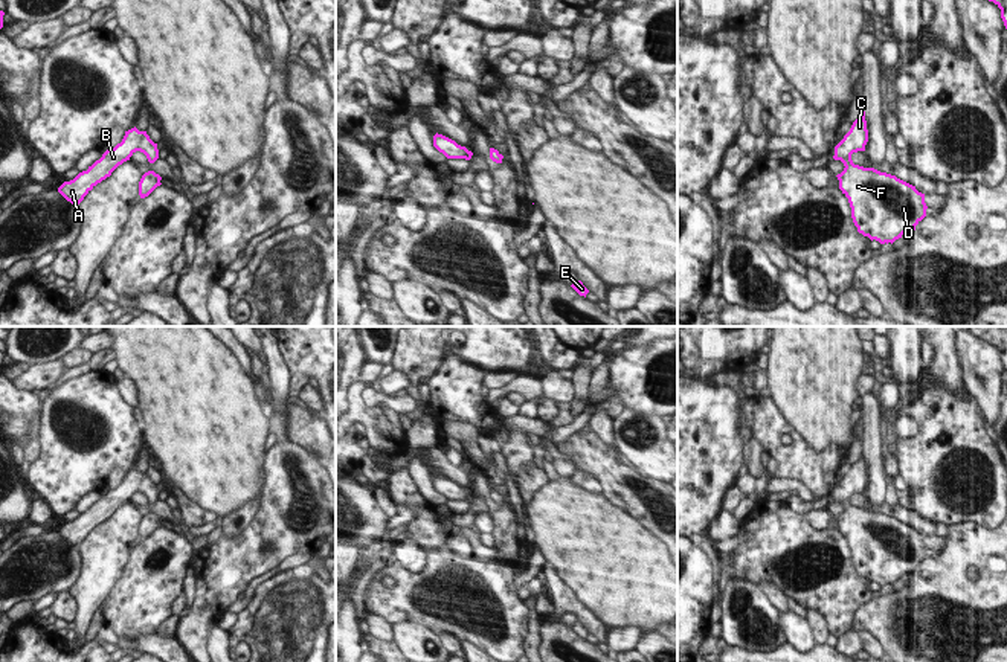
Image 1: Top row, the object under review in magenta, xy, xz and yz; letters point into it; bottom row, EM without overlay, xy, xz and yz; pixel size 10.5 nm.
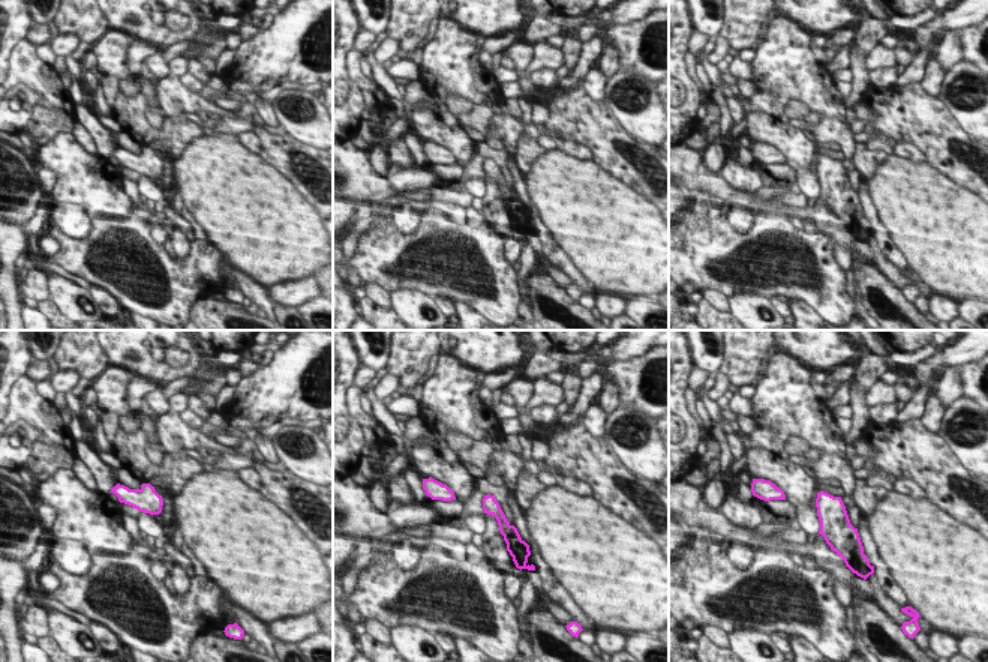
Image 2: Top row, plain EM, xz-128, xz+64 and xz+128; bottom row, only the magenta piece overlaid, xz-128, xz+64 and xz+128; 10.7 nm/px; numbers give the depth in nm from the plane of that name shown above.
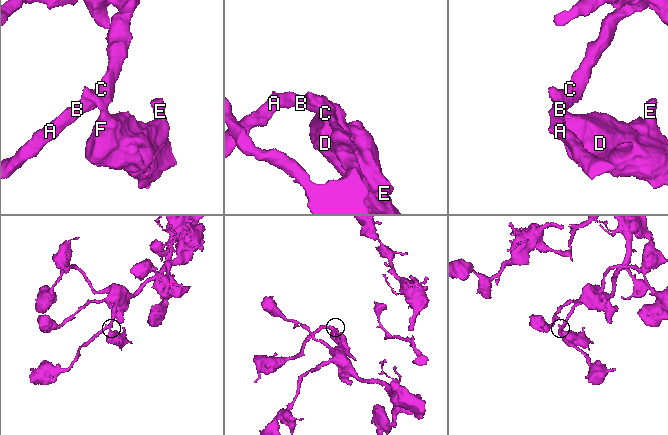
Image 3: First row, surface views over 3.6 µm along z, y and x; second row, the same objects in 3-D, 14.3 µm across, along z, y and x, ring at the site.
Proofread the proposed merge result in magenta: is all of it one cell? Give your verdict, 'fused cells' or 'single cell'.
single cell

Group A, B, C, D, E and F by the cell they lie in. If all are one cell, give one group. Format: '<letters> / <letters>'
A B C D E F

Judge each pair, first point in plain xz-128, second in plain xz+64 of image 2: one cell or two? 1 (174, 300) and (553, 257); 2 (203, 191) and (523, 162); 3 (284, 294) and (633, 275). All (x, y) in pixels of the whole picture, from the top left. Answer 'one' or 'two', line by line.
1: two
2: two
3: two

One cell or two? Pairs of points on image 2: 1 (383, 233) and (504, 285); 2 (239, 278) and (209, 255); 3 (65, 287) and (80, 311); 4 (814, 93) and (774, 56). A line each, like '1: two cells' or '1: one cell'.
1: one cell
2: two cells
3: one cell
4: one cell

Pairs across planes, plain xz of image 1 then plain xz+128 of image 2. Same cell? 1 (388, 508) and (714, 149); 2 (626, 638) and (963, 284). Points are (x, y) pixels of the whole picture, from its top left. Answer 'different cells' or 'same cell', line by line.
1: same cell
2: different cells

